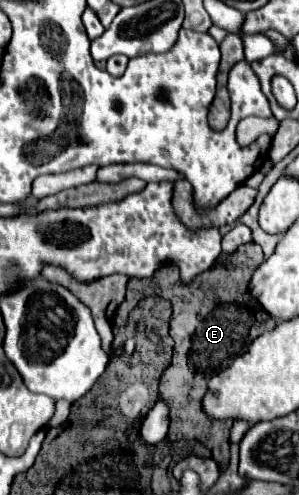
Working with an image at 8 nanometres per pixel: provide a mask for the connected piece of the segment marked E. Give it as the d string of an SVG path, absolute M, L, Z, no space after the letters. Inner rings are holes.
M246 243L236 253L220 259L210 271L198 275L190 285L180 283L180 273L176 263L162 265L152 277L138 279L132 277L128 281L126 299L118 307L122 315L128 315L136 303L146 295L160 295L172 303L174 315L170 321L170 335L174 339L174 357L172 363L164 369L160 377L160 397L170 407L170 431L168 439L198 439L204 443L218 461L224 471L230 459L230 427L232 421L212 421L204 409L200 409L200 401L208 391L208 379L216 373L220 365L228 365L236 355L244 353L244 349L262 333L276 325L262 305L250 297L250 279L254 269L264 263L264 253L260 245Z

